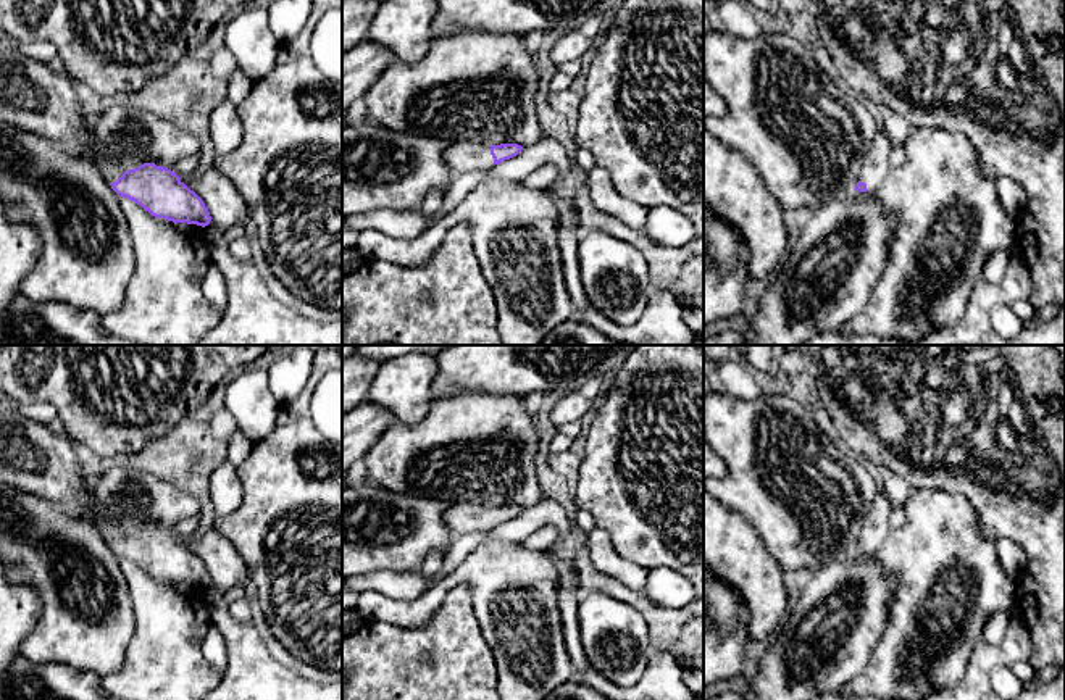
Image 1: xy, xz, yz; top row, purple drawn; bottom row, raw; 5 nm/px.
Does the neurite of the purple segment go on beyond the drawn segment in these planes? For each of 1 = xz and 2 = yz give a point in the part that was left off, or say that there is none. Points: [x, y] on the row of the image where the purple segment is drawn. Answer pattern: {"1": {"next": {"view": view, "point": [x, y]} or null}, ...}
{"1": {"next": {"view": "xz", "point": [463, 157]}}, "2": {"next": {"view": "yz", "point": [877, 165]}}}

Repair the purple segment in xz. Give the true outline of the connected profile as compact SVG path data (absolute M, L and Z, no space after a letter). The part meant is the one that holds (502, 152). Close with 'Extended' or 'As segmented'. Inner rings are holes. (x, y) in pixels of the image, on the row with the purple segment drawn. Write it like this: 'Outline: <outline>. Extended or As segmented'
Outline: M470 140L450 144L444 152L444 161L453 174L489 171L495 165L516 156L523 150L518 144L482 145Z. Extended

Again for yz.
Outline: M878 131L873 137L863 165L860 169L858 182L855 185L857 192L876 194L888 174L891 173L891 153L894 147L884 131Z. Extended

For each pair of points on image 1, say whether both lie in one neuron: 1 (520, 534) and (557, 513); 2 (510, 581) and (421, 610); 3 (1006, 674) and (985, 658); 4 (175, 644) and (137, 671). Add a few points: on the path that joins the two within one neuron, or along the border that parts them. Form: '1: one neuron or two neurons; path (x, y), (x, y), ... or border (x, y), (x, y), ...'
1: one neuron; path (520, 523), (531, 512), (546, 512)
2: one neuron; path (488, 578), (454, 578), (444, 587)
3: two neurons; border (1009, 665), (994, 668), (988, 681)
4: one neuron; path (165, 654), (147, 671)

